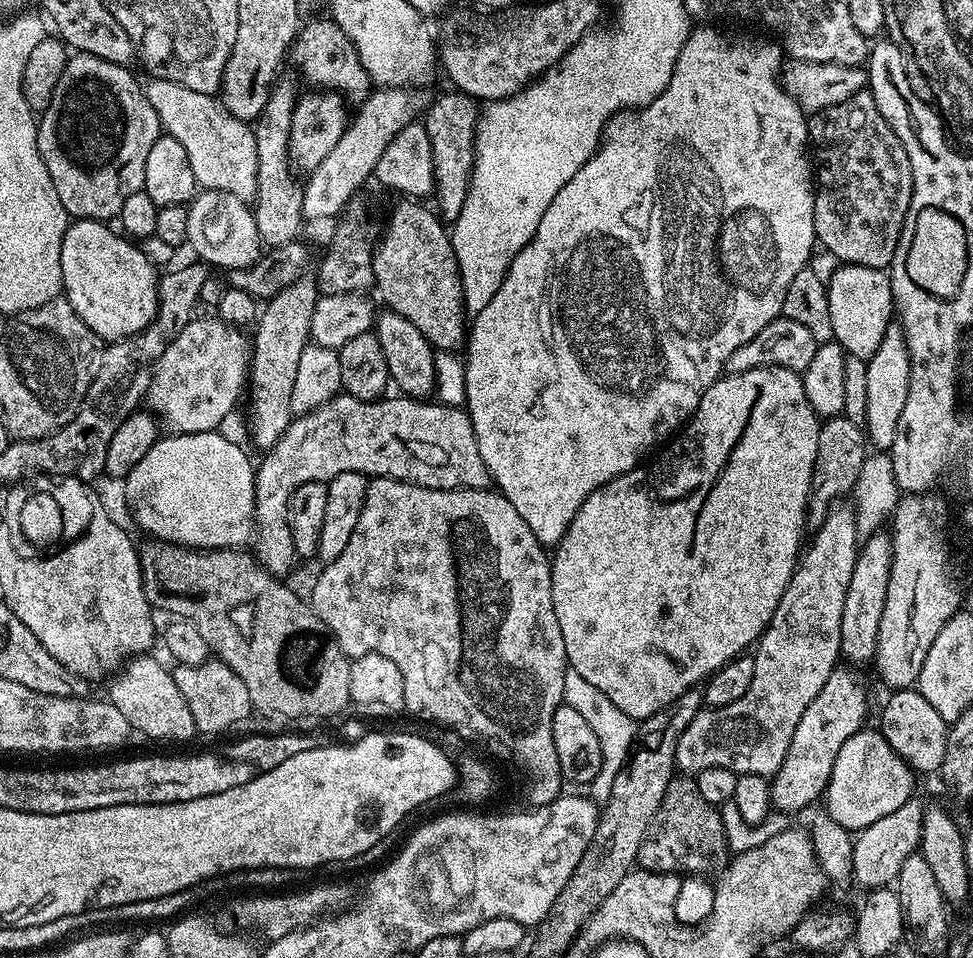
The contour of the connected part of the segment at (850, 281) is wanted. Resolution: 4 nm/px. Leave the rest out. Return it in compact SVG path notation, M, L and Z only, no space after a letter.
M841 263L832 273L827 285L833 341L841 344L848 356L868 361L874 354L874 350L882 346L882 338L886 338L886 330L894 323L891 275L882 268Z

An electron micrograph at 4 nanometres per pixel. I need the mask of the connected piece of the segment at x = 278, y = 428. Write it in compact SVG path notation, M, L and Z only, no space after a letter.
M308 279L295 280L266 301L255 325L256 337L253 335L250 340L252 421L248 428L260 450L273 448L294 419L290 394L294 394L294 377L298 374L302 350L310 344L310 322L314 318L314 306L318 299L317 281Z

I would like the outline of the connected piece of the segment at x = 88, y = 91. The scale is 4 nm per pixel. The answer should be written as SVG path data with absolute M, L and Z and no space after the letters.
M69 55L66 70L62 70L62 78L54 86L54 98L50 98L50 106L39 117L36 133L42 162L46 162L50 178L54 178L54 190L58 190L62 206L76 220L115 221L126 198L143 189L146 157L150 146L162 135L160 119L154 106L150 106L141 81L136 81L128 71L125 65L103 61L100 57Z

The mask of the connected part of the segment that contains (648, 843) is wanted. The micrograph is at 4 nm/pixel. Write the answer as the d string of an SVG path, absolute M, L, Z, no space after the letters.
M673 779L648 828L648 838L638 850L639 867L645 872L708 872L712 867L715 869L729 852L719 807L706 802L691 779Z

